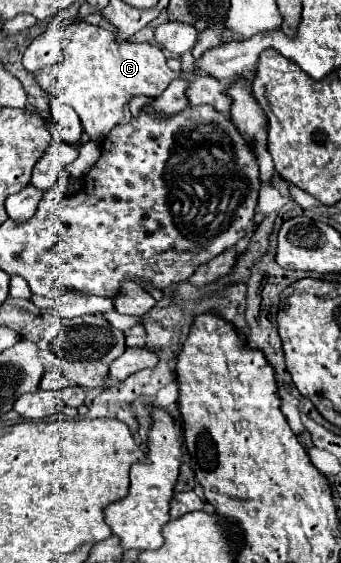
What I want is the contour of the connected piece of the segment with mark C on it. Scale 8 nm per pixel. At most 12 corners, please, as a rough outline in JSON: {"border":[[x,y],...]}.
{"border":[[77,17],[44,92],[100,142],[136,94],[190,80],[192,106],[230,110],[216,78],[172,72],[160,48],[114,44]]}

